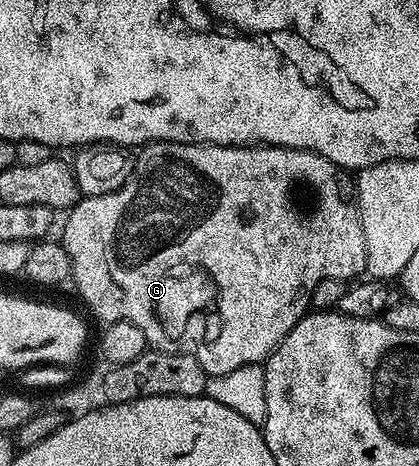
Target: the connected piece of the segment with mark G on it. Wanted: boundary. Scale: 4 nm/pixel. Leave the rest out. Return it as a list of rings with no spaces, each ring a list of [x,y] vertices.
[[[150,142],[140,147],[138,154],[141,155],[136,155],[133,175],[125,181],[123,188],[119,188],[115,192],[107,192],[103,196],[82,197],[77,205],[68,211],[67,217],[69,219],[65,222],[63,245],[67,256],[71,260],[71,268],[73,269],[71,275],[72,285],[77,285],[77,290],[81,293],[82,300],[89,305],[90,312],[101,321],[101,324],[110,322],[130,322],[135,324],[135,328],[142,330],[146,343],[152,349],[171,352],[172,354],[195,356],[195,360],[199,360],[199,364],[204,368],[206,374],[210,376],[222,374],[223,372],[235,372],[235,368],[243,368],[247,364],[264,363],[265,359],[272,354],[273,349],[287,336],[287,332],[291,332],[291,328],[295,328],[295,324],[299,324],[299,320],[310,313],[315,284],[319,284],[319,280],[327,280],[328,278],[353,280],[365,274],[367,252],[365,251],[361,214],[357,210],[355,182],[351,177],[350,171],[342,170],[340,166],[331,164],[331,160],[327,160],[310,150],[292,150],[289,146],[214,146],[203,142]]]

